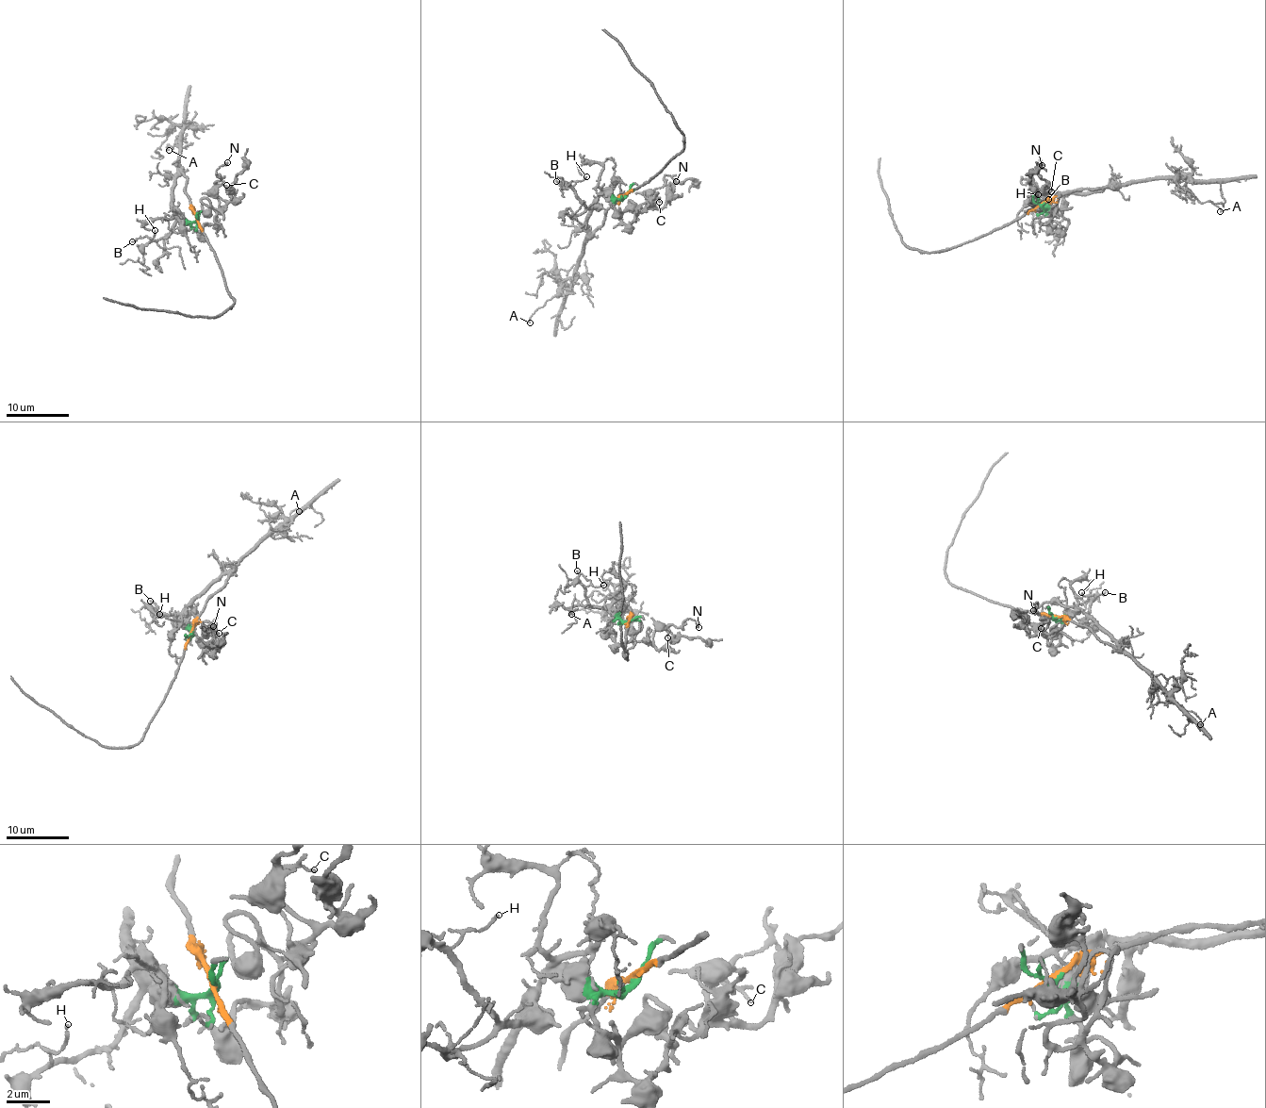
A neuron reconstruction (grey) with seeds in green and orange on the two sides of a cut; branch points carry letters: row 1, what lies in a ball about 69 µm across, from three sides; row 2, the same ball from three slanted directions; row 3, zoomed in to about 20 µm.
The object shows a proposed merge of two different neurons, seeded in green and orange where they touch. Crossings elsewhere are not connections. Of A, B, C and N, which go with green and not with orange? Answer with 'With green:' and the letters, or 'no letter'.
With green: C, N

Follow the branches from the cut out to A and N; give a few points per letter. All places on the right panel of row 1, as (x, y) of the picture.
A: (1042, 204), (1073, 190), (1152, 178), (1181, 178), (1187, 181), (1185, 191), (1201, 203), (1212, 203), (1220, 211)
N: (1042, 204), (1058, 229), (1052, 226), (1046, 207), (1047, 181), (1040, 177), (1037, 164), (1042, 165)

